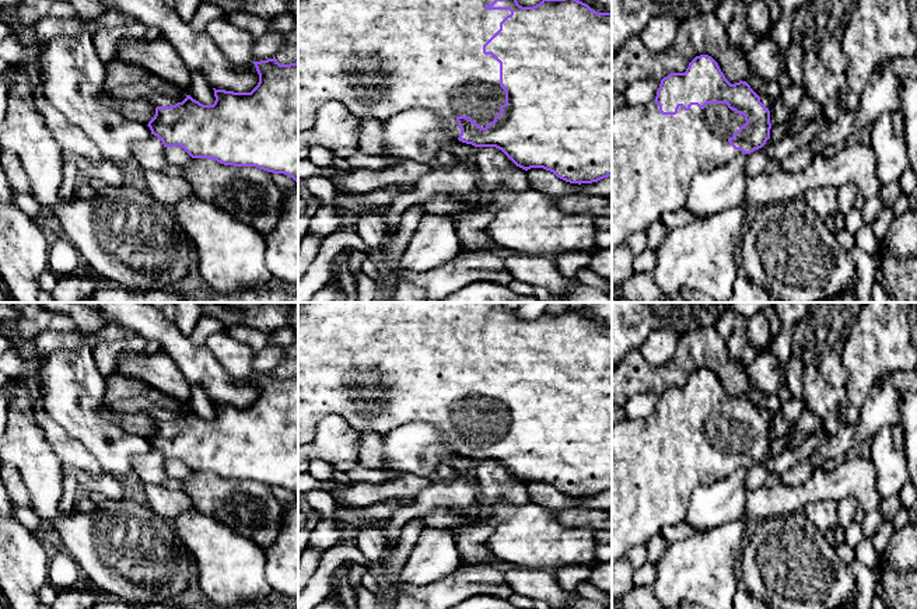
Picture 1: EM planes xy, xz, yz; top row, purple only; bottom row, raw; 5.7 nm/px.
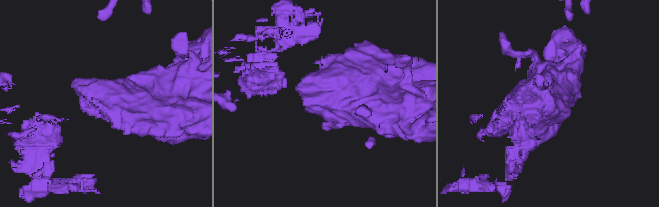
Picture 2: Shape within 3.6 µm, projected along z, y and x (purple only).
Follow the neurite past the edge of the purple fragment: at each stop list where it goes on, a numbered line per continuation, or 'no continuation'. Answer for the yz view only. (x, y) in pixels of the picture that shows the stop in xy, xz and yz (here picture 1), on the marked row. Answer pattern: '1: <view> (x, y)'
1: yz (654, 157)

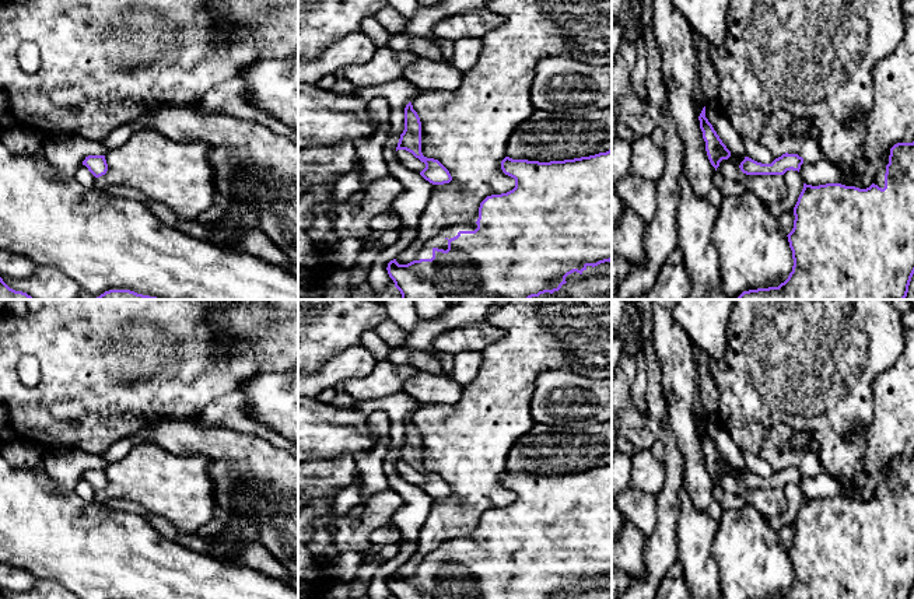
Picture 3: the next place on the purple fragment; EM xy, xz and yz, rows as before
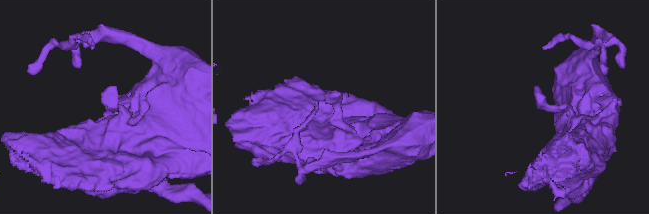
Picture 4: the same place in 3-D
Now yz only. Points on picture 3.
1: yz (879, 178)

